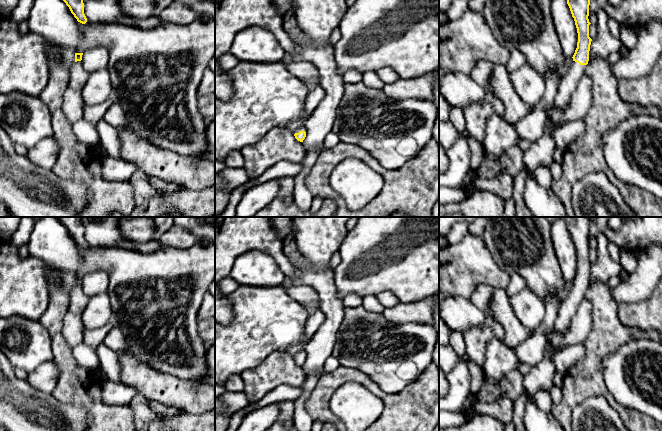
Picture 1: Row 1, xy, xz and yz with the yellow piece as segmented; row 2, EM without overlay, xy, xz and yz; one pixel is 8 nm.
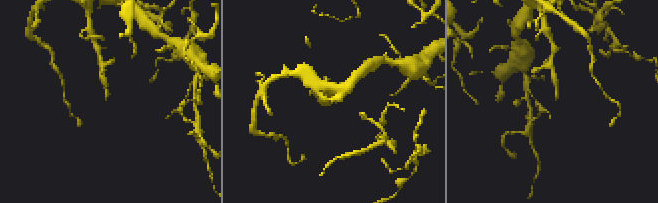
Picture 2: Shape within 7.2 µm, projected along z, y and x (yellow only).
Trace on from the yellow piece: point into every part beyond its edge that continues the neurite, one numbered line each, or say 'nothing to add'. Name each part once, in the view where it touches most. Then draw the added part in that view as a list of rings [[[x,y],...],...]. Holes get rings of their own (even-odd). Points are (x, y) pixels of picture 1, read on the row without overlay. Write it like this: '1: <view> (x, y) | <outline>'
1: yz (568, 308) | [[[573,285],[565,300],[558,308],[558,314],[555,320],[554,329],[557,333],[568,329],[571,319],[576,314],[581,301],[585,298],[586,289],[580,289]]]

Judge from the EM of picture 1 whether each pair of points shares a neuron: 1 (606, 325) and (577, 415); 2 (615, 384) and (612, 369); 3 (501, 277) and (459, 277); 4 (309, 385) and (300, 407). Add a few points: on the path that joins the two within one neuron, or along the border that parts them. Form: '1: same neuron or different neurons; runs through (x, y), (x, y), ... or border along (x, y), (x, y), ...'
1: different neurons; border along (604, 397), (590, 396), (577, 404), (570, 419)
2: same neuron; runs through (615, 380), (615, 373)
3: same neuron; runs through (491, 277), (469, 277)
4: same neuron; runs through (307, 390), (300, 402)

